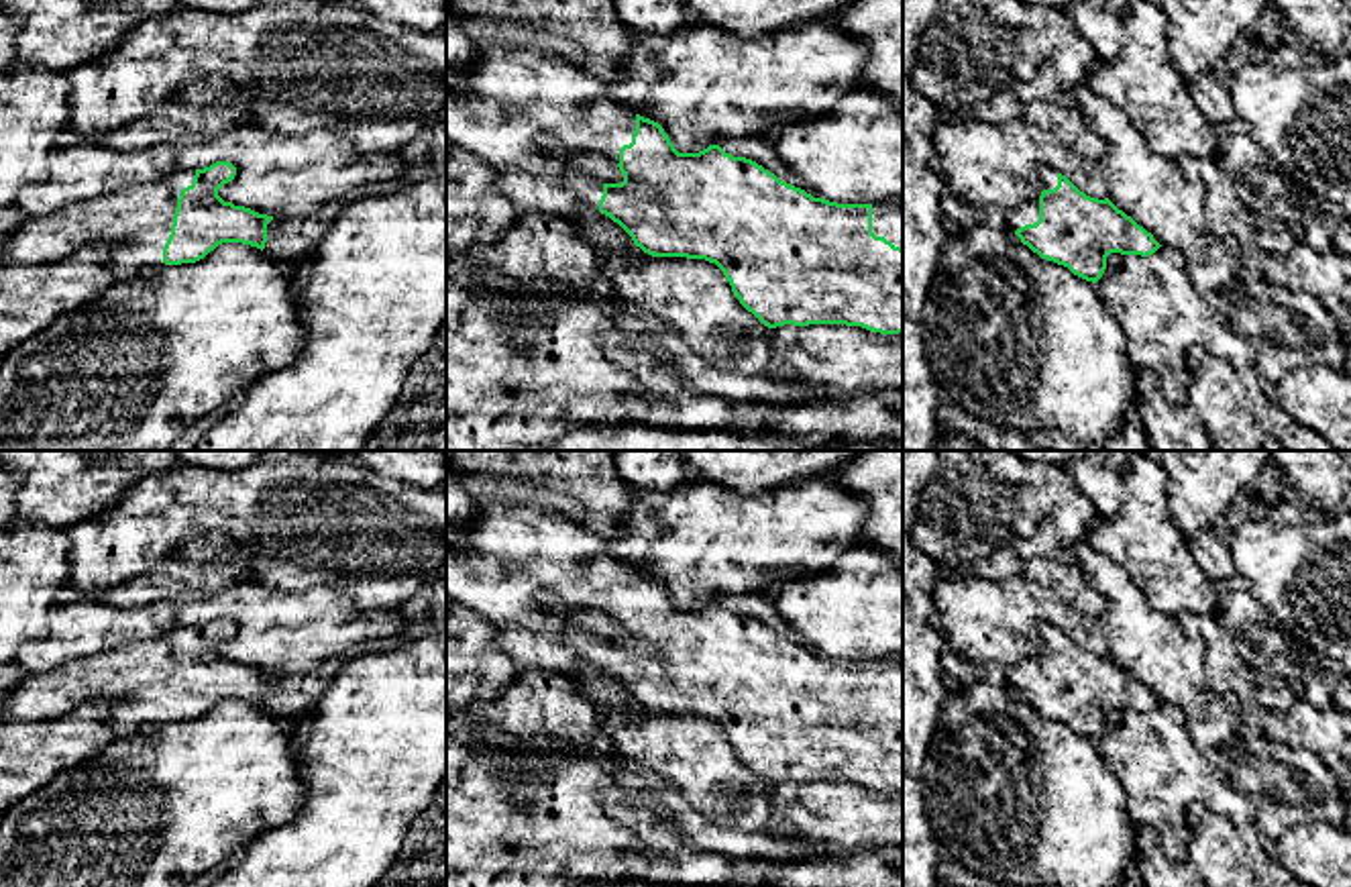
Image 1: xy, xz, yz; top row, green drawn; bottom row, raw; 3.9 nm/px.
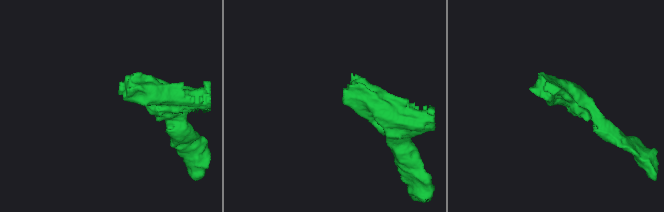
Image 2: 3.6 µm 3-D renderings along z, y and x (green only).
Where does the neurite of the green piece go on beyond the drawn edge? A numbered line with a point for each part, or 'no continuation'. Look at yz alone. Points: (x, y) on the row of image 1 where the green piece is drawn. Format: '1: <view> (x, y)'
1: yz (1028, 211)

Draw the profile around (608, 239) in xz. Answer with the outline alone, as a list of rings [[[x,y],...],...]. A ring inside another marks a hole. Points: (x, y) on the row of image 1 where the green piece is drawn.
[[[493,167],[493,181],[495,190],[520,212],[538,212],[573,220],[577,237],[591,245],[601,263],[624,253],[644,255],[644,251],[634,245],[632,237],[617,222],[587,206],[577,194],[562,188],[556,179],[534,181],[518,175],[511,167]]]

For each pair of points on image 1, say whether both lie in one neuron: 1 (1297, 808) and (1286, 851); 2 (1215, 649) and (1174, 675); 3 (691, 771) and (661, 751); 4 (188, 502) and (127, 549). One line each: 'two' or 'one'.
1: two
2: two
3: one
4: one

